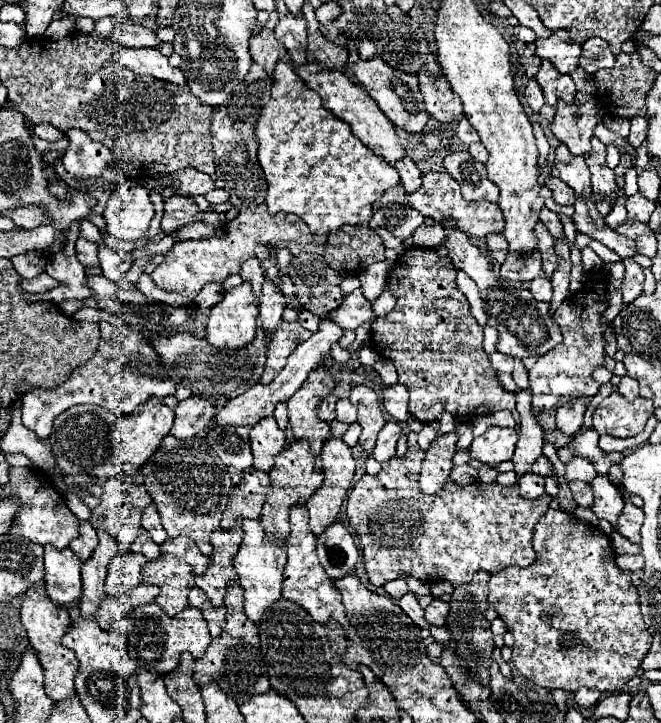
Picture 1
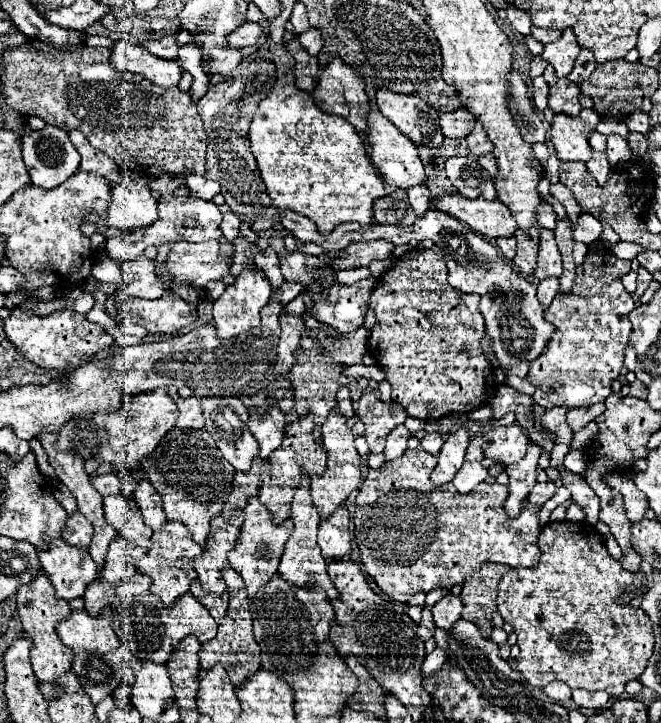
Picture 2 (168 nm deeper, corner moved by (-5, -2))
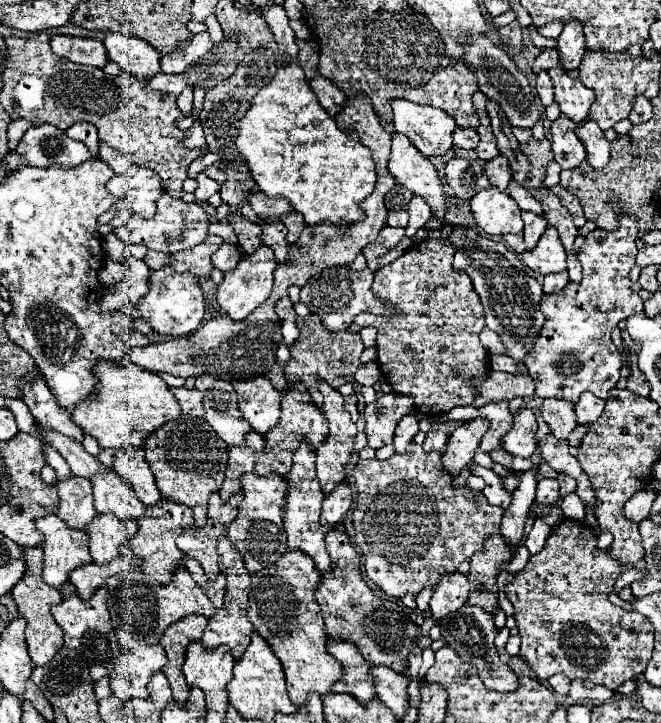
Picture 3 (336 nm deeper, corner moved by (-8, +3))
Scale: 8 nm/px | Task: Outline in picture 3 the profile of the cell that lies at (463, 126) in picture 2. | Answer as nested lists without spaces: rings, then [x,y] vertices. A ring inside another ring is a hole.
[[[456,126],[456,130],[454,130],[454,144],[460,146],[460,148],[476,148],[478,132],[472,130],[472,128]]]

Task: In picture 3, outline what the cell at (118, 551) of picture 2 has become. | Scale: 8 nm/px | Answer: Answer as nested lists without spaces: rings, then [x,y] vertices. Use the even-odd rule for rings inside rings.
[[[98,514],[96,524],[88,530],[90,536],[90,554],[96,564],[108,564],[118,554],[120,548],[130,542],[136,534],[136,524],[124,524],[114,514]]]

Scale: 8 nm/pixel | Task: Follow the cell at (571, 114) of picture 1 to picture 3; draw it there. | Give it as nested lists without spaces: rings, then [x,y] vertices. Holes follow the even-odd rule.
[[[560,114],[556,122],[552,122],[552,152],[554,160],[562,168],[578,168],[582,160],[586,160],[586,150],[582,140],[576,134],[580,124],[570,120],[568,116]]]

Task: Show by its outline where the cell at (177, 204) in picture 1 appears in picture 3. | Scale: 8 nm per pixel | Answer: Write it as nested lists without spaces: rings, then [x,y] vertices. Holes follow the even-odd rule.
[[[163,193],[157,201],[157,212],[154,218],[146,220],[140,216],[132,216],[124,226],[116,228],[114,234],[128,244],[144,244],[146,248],[154,248],[154,250],[172,254],[172,252],[186,250],[186,248],[200,244],[208,236],[210,224],[212,224],[212,218],[202,208],[202,204],[198,204],[198,202],[188,204],[180,198],[172,198],[170,194]]]

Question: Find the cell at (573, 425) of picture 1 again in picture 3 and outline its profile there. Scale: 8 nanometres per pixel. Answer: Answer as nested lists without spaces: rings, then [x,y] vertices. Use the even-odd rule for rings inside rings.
[[[584,392],[578,400],[578,404],[574,406],[576,410],[576,418],[578,418],[578,424],[592,424],[604,410],[604,400],[594,396],[592,392]]]

